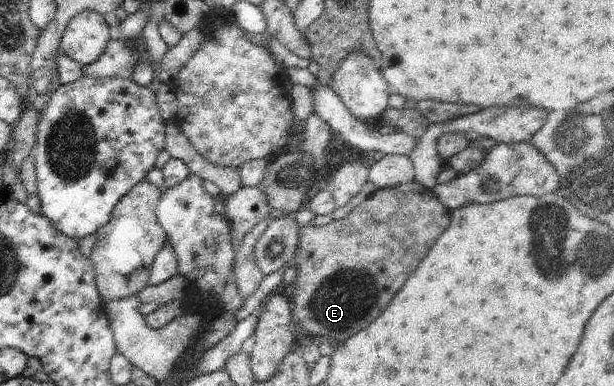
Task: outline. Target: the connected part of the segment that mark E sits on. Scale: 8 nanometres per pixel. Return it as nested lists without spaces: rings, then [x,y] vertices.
[[[412,181],[408,184],[398,185],[397,187],[386,187],[385,189],[378,189],[374,191],[365,201],[359,206],[356,206],[352,211],[349,211],[348,215],[345,215],[343,219],[333,220],[328,225],[315,227],[309,222],[305,227],[301,227],[299,230],[298,249],[299,259],[296,265],[297,275],[295,283],[293,284],[293,295],[291,295],[292,312],[295,319],[298,321],[298,328],[300,334],[327,336],[330,339],[343,343],[348,339],[351,339],[357,331],[365,329],[373,319],[377,319],[389,305],[389,301],[395,297],[395,294],[405,285],[405,280],[411,277],[411,273],[417,269],[419,263],[429,253],[433,244],[445,233],[447,227],[451,223],[451,212],[433,195],[433,191],[424,185],[421,185],[417,181]]]

